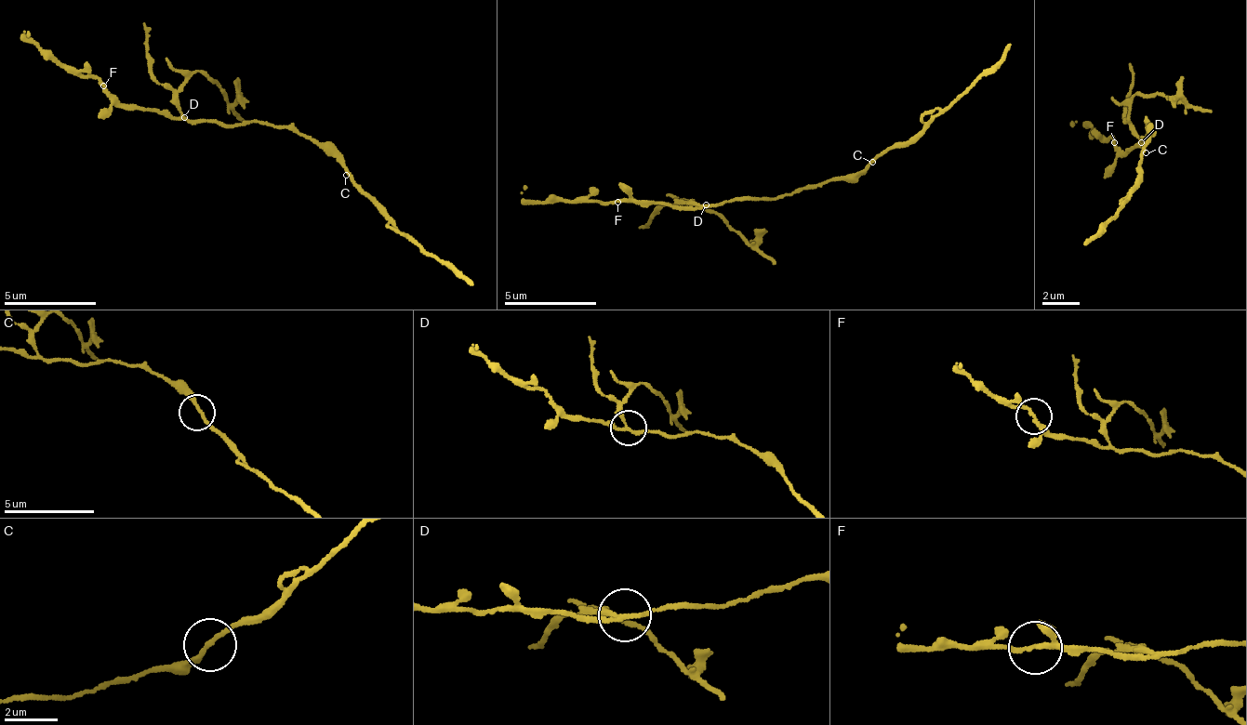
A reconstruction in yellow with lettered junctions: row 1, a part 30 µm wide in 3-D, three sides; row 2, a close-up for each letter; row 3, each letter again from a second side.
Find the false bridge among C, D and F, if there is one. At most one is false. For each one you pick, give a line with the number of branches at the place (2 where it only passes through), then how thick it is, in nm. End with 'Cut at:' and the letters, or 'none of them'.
D: 3 | 160 nm
Cut at: D

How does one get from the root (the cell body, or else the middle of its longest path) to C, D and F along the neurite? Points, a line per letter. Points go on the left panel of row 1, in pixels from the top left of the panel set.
C: (268, 126), (281, 127), (316, 139), (336, 157), (346, 175)
D: (268, 126), (245, 121), (238, 126), (217, 125), (210, 121), (187, 121), (182, 116)
F: (268, 126), (245, 121), (238, 126), (178, 120), (174, 115), (160, 114), (155, 110), (120, 106), (103, 85)

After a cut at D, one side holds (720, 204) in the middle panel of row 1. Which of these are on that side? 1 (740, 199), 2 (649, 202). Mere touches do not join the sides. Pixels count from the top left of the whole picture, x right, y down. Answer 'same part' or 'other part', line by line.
1: same part
2: same part

